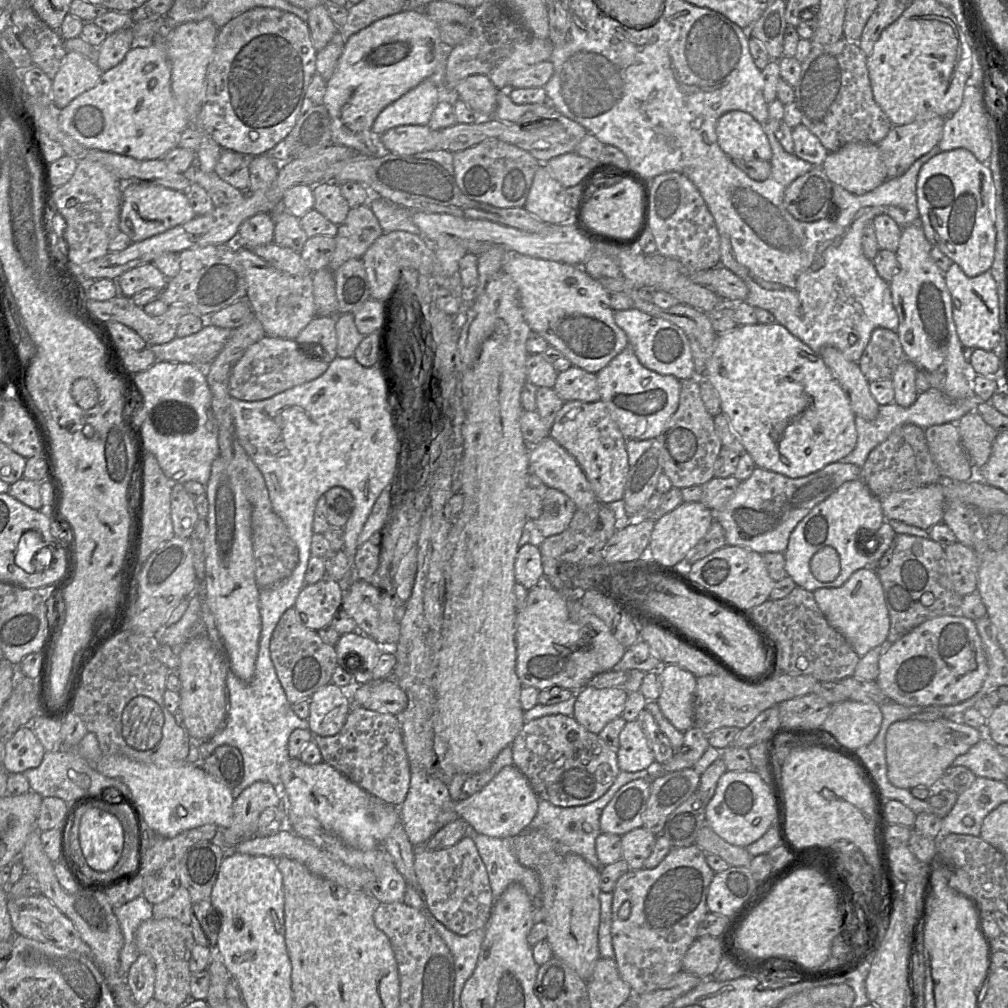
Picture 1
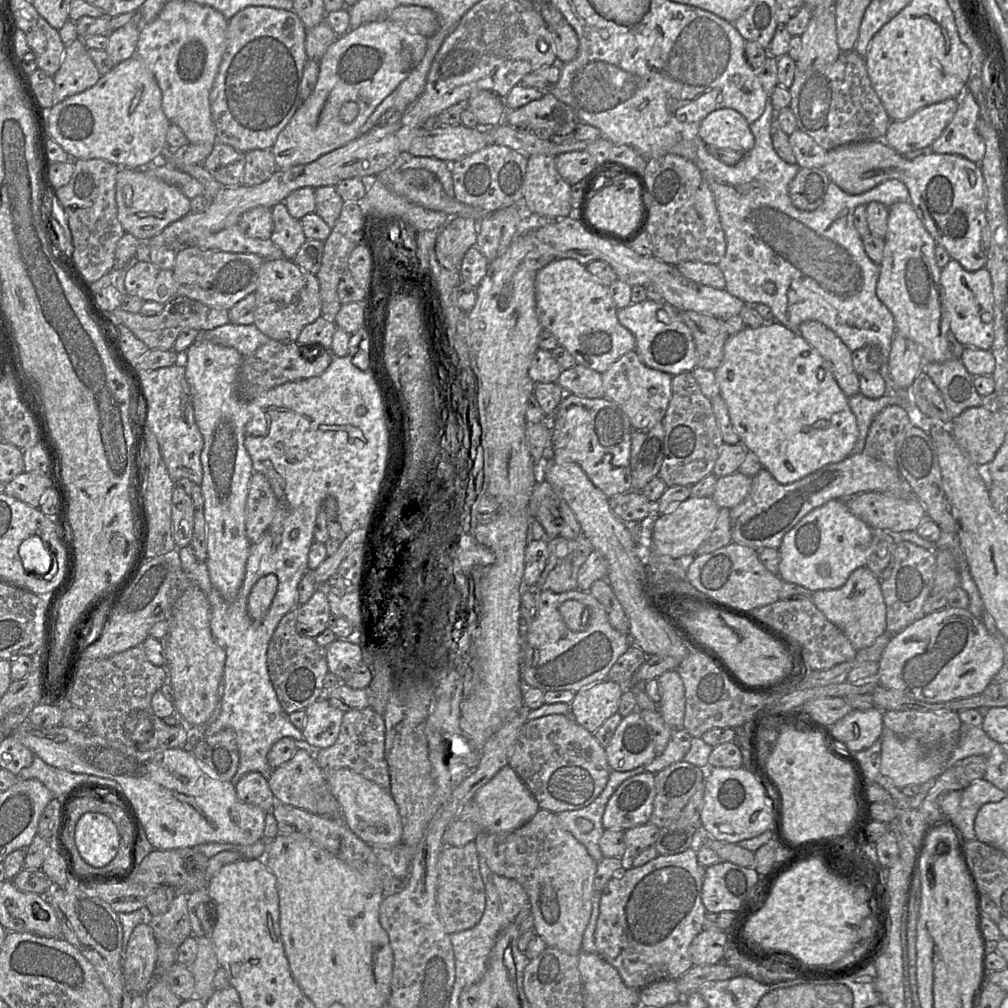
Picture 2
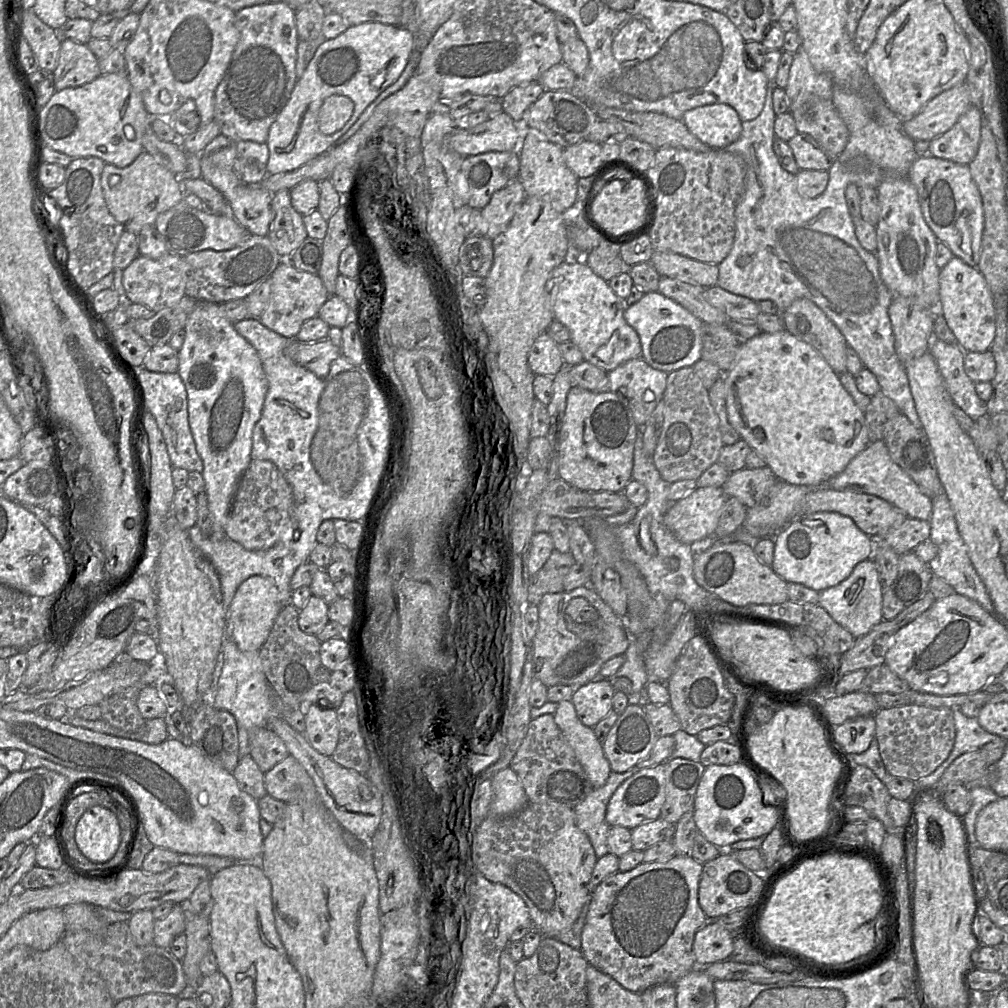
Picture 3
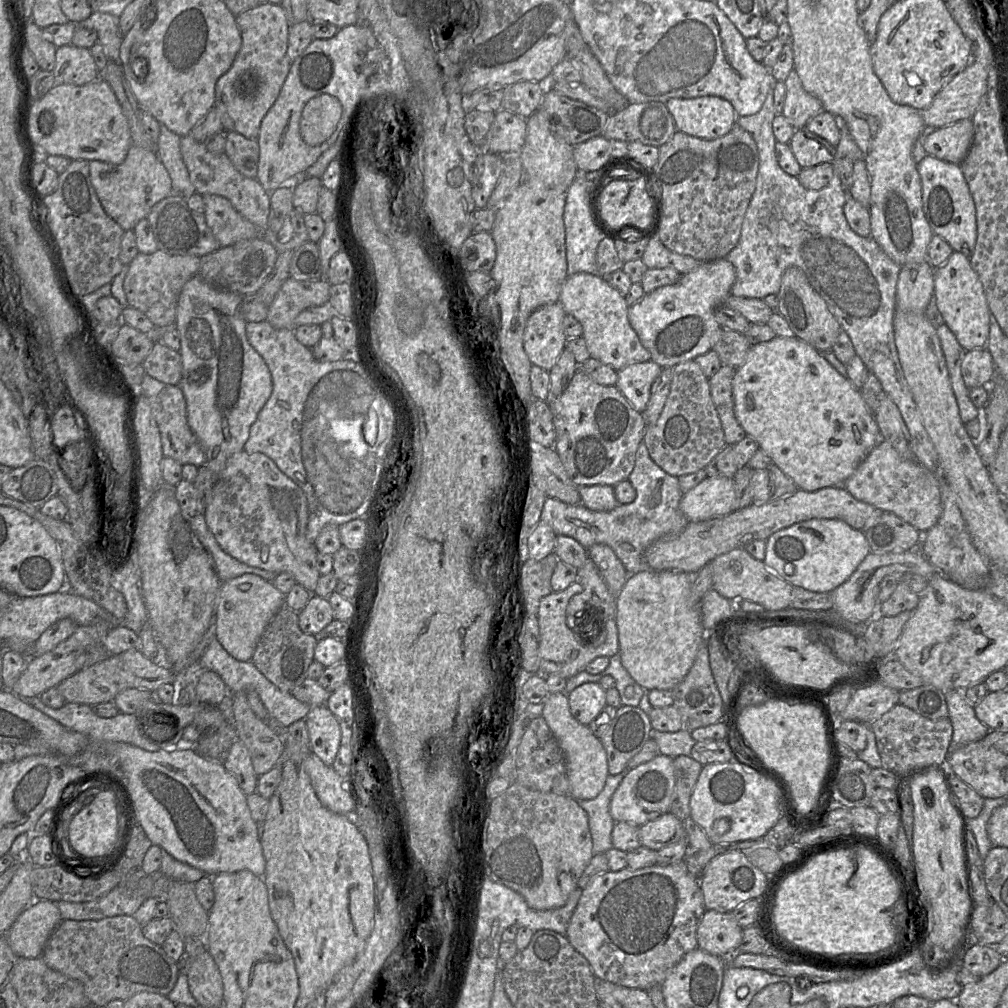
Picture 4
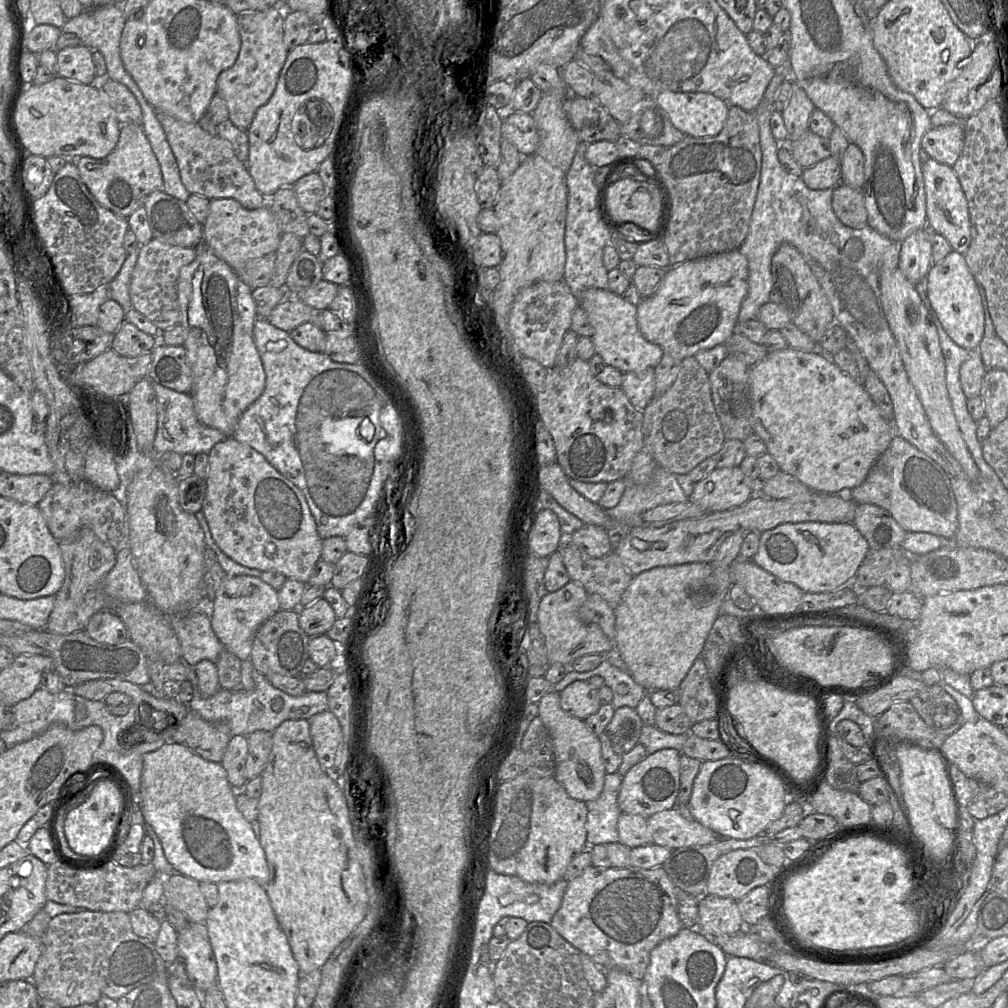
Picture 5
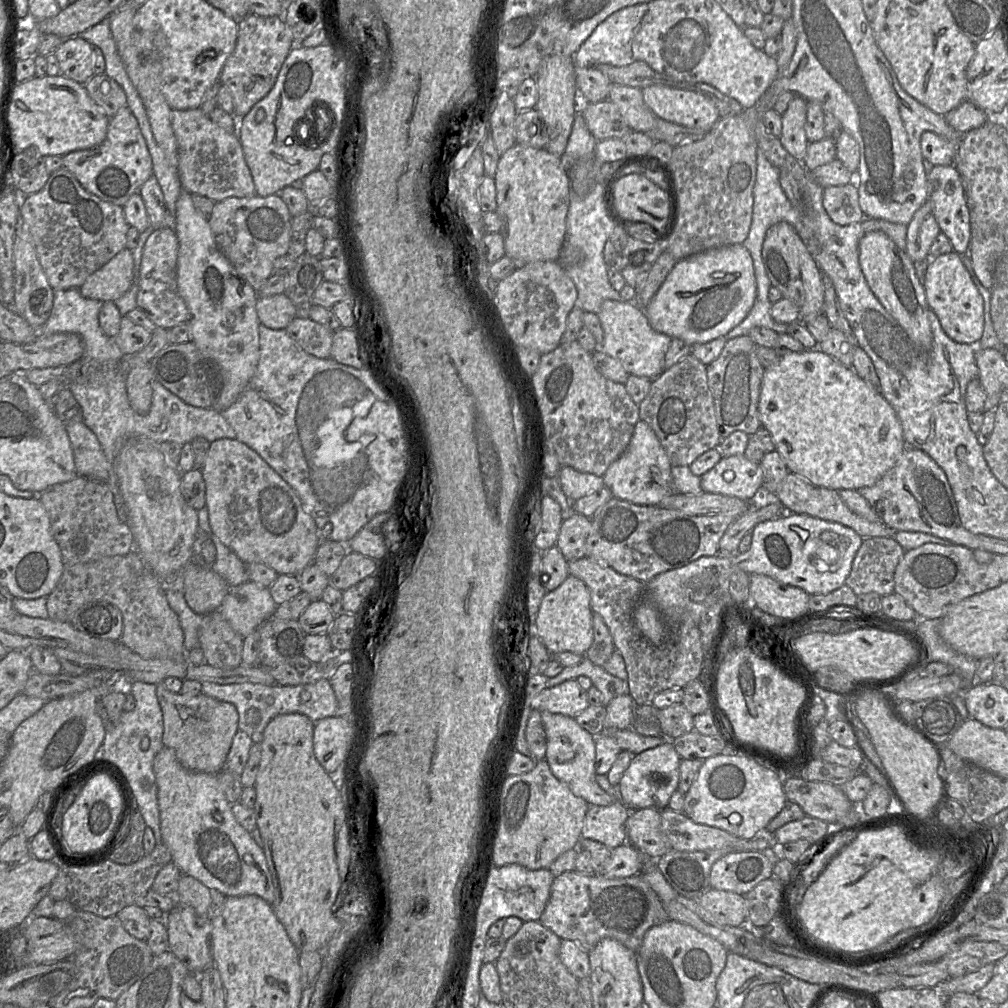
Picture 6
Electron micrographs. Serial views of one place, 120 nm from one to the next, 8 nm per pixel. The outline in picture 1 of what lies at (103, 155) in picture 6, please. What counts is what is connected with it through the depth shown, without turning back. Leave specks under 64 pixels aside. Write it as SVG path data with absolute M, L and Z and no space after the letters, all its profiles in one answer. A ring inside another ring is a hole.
M124 183L120 205L120 231L132 242L143 241L193 219L196 214L185 192L156 184Z

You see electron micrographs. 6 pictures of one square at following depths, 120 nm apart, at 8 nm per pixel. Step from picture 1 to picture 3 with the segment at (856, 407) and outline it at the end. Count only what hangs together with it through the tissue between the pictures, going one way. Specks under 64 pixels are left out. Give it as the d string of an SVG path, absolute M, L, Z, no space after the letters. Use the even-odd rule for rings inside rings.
M798 298L781 316L784 328L813 346L837 375L847 371L845 337L814 302Z

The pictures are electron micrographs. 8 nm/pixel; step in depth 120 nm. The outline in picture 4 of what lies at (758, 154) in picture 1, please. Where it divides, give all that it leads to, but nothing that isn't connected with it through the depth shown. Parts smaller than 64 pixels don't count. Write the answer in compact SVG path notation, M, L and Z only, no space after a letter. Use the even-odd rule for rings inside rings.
M718 96L671 98L666 106L677 131L705 140L726 135L738 119L732 104Z

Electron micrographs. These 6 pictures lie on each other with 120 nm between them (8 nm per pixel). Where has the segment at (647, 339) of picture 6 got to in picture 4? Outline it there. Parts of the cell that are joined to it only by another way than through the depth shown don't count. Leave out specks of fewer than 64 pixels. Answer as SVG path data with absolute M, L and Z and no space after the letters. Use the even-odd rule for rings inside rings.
M585 272L569 275L562 286L558 302L566 314L573 316L582 325L582 338L591 358L615 371L651 360L650 353L642 346L629 324L629 306L624 296L608 284L605 278Z

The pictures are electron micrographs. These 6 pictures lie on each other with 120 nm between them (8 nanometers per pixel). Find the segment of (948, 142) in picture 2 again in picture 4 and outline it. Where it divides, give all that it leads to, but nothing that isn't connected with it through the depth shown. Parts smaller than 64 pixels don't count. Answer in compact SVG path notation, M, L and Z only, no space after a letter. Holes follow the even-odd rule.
M972 118L962 119L937 128L923 138L923 147L928 155L954 164L966 157L974 137Z

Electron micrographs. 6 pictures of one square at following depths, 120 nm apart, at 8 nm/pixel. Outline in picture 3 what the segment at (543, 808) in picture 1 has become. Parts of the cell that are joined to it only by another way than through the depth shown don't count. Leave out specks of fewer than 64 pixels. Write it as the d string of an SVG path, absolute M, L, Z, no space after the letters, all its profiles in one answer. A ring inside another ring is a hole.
M635 766L623 773L611 771L606 783L594 789L573 809L576 825L588 837L597 858L609 853L607 835L610 826L605 818L608 802L621 783L638 771Z

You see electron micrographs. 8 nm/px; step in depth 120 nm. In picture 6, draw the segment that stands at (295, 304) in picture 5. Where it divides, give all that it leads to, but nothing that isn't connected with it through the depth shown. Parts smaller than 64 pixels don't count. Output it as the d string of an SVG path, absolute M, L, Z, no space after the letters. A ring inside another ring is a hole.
M285 295L258 297L256 311L259 322L273 330L285 329L296 317L296 305Z

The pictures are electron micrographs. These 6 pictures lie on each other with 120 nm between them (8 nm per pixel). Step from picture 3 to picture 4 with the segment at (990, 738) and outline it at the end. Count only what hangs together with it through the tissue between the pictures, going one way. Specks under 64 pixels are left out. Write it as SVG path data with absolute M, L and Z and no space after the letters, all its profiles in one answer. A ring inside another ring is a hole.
M958 687L945 692L949 719L953 727L948 756L971 742L982 740L990 732L990 729L976 717L974 708L965 699L966 689Z

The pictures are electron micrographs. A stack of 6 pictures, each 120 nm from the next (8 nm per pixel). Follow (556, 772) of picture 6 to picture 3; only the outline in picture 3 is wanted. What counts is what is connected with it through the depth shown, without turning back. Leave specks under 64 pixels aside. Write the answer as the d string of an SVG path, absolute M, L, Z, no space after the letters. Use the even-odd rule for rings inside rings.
M569 700L557 704L554 721L573 749L585 774L594 789L602 787L610 773L610 765L597 740L593 728L586 727L577 717L574 705Z

